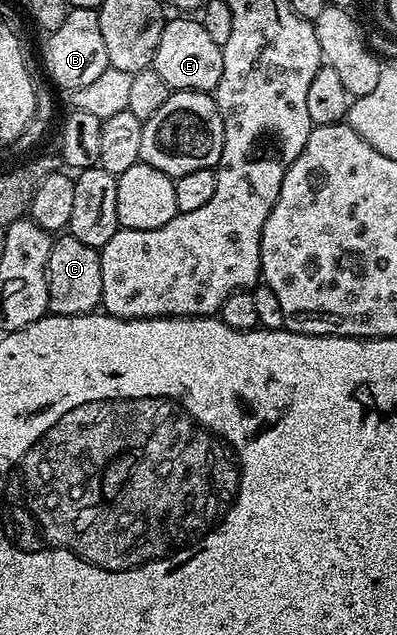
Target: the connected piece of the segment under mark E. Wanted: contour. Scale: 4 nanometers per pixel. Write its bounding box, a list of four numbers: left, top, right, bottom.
[153,17,223,92]

